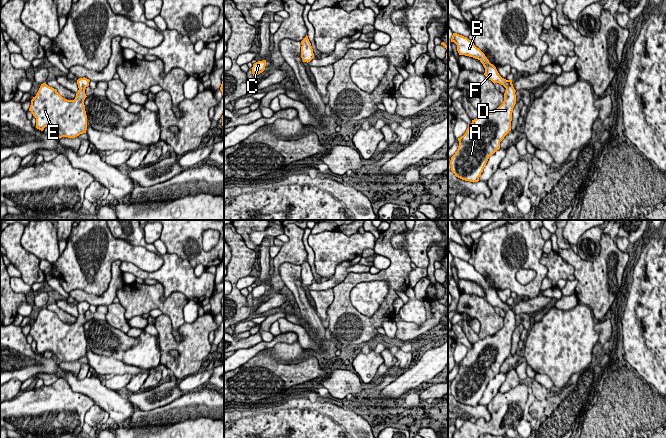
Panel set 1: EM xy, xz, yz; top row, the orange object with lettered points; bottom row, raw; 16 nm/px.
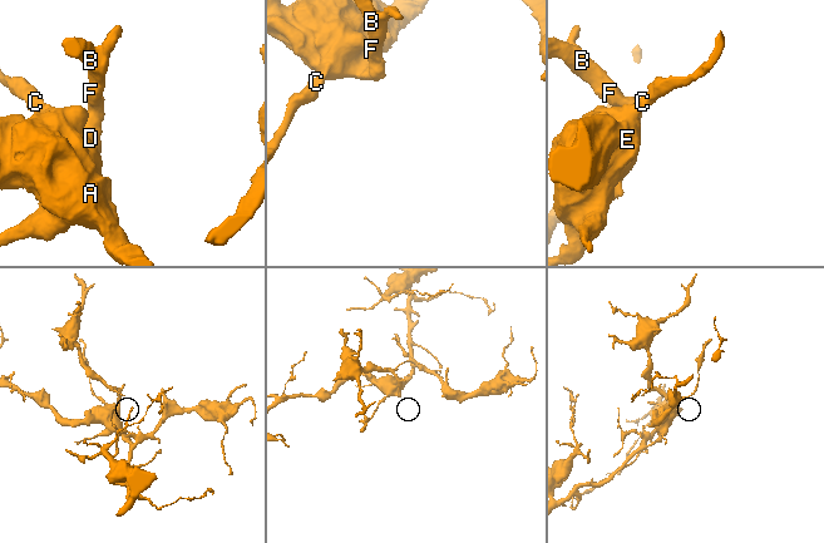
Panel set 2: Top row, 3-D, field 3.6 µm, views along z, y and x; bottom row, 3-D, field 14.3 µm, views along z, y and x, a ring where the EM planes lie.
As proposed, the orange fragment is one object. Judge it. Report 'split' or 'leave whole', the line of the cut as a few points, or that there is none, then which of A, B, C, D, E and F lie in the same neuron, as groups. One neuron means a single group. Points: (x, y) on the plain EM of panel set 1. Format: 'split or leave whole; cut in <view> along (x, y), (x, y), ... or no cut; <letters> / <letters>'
leave whole; no cut; A B C D E F

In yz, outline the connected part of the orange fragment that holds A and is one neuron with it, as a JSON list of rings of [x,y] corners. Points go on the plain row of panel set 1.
[[[453,257],[451,266],[457,269],[459,279],[478,283],[485,292],[484,299],[494,308],[499,307],[506,312],[504,325],[496,334],[488,335],[468,348],[465,358],[458,362],[457,375],[451,381],[451,395],[455,400],[474,407],[479,405],[489,381],[500,373],[500,366],[511,355],[516,314],[512,304],[502,302],[485,278],[467,261]]]

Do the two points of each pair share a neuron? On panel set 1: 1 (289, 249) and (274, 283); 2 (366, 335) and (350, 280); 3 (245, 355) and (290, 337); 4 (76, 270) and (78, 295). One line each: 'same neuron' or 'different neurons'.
1: same neuron
2: same neuron
3: same neuron
4: different neurons

